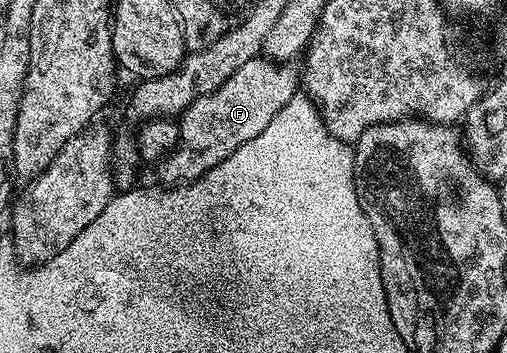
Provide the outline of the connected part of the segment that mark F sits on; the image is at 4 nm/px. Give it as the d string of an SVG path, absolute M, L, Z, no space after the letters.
M257 58L246 62L246 66L238 66L238 70L234 70L234 74L230 74L230 78L226 78L226 82L218 86L218 90L198 98L185 112L180 113L178 117L180 142L160 161L158 165L159 183L164 186L175 186L181 182L196 180L197 177L206 174L211 168L218 166L218 162L230 158L230 154L238 150L238 146L262 134L262 130L266 130L274 114L278 114L278 110L282 110L282 106L286 106L286 102L290 102L290 98L297 95L297 92L298 68L295 63Z

